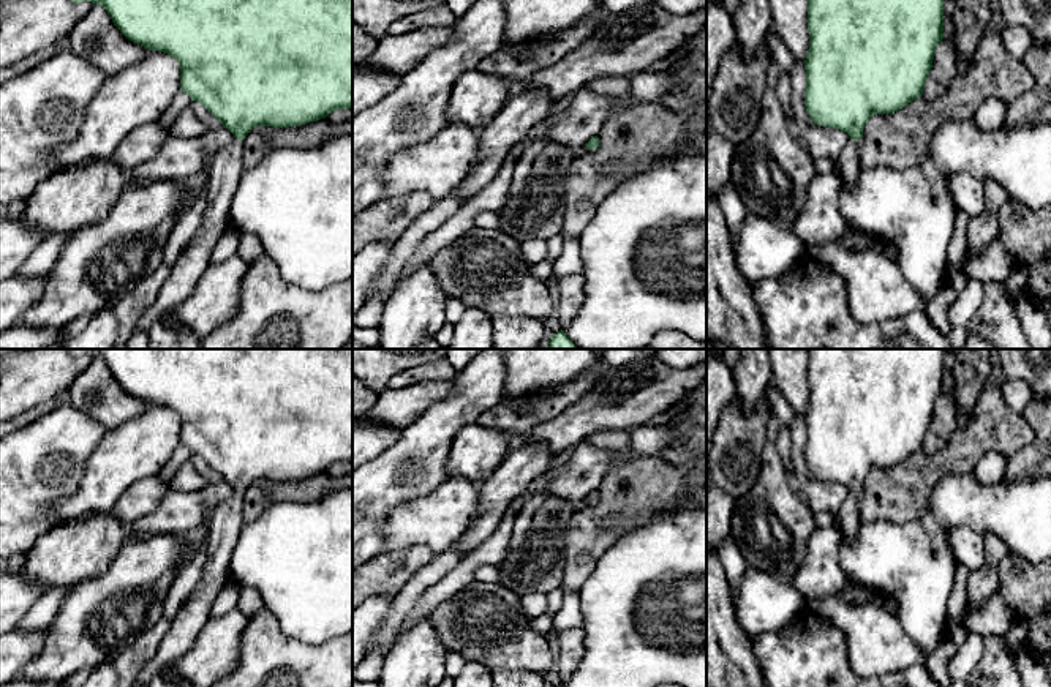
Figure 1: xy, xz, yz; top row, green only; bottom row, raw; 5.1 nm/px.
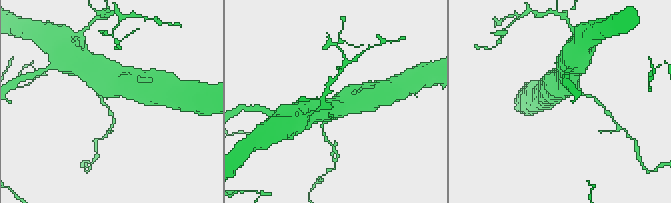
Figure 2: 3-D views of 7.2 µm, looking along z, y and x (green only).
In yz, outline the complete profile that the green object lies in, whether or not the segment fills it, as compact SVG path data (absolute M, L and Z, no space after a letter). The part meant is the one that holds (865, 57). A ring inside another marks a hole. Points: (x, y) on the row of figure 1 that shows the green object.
M808 0L808 32L804 107L816 125L850 136L836 161L836 172L842 185L853 191L863 171L865 125L874 114L895 114L923 95L936 47L944 39L944 0Z

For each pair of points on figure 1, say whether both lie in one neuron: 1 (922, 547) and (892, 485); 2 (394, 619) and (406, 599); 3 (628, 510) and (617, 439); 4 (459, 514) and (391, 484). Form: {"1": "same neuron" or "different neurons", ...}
{"1": "different neurons", "2": "same neuron", "3": "same neuron", "4": "different neurons"}

